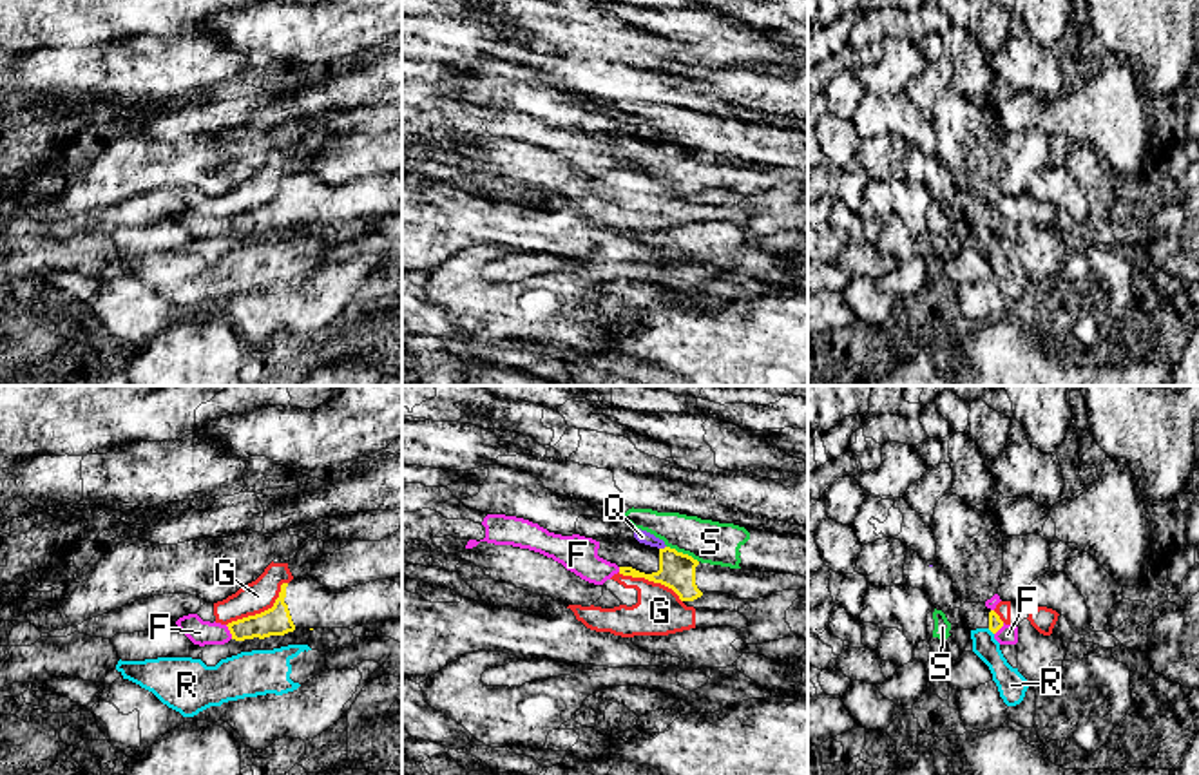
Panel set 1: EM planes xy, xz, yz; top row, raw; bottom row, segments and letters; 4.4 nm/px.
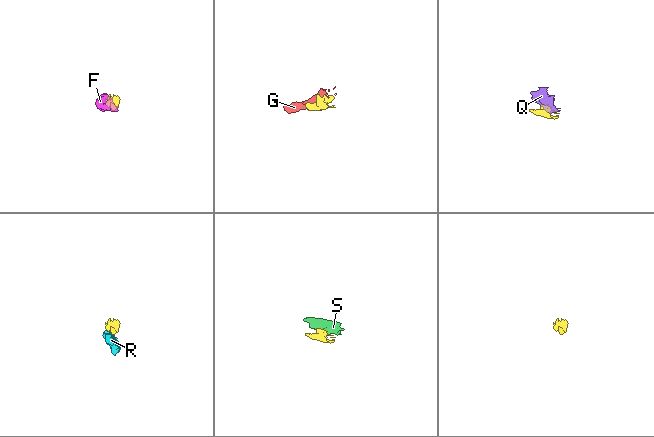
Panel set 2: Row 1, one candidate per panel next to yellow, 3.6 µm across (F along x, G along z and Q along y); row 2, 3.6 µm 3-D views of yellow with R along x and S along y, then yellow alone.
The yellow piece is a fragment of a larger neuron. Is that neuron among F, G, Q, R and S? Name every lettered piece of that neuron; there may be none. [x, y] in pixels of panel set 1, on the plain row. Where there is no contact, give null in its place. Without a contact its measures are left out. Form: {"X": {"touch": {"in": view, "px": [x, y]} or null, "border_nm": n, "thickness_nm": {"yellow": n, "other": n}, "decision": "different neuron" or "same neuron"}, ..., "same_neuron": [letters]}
{"F": {"touch": {"in": "xy", "px": [230, 227]}, "border_nm": 70, "thickness_nm": {"yellow": 130, "other": 110}, "decision": "same neuron"}, "G": {"touch": {"in": "xy", "px": [261, 207]}, "border_nm": 340, "thickness_nm": {"yellow": 130, "other": 140}, "decision": "different neuron"}, "Q": {"touch": {"in": "xz", "px": [661, 143]}, "border_nm": 40, "thickness_nm": {"yellow": 160, "other": 60}, "decision": "different neuron"}, "R": {"touch": {"in": "yz", "px": [991, 225]}, "border_nm": 40, "thickness_nm": {"yellow": 60, "other": 120}, "decision": "different neuron"}, "S": {"touch": {"in": "xz", "px": [681, 147]}, "border_nm": 160, "thickness_nm": {"yellow": 160, "other": 190}, "decision": "different neuron"}, "same_neuron": ["F"]}

